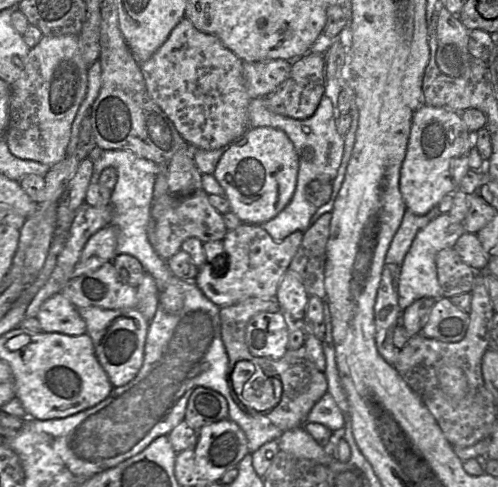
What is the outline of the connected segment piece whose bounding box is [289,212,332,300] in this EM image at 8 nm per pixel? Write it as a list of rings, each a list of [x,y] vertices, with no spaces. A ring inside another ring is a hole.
[[[326,212],[304,231],[301,244],[289,265],[289,271],[299,277],[307,294],[322,300],[326,298],[326,244],[331,218],[332,213]]]

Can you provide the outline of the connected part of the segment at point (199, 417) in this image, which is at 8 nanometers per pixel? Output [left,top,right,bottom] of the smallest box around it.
[184,387,229,430]

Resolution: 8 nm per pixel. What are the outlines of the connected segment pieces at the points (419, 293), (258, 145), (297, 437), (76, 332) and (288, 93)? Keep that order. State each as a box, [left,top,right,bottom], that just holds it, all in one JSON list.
[[398,213,465,311],[213,127,298,225],[278,427,327,465],[36,293,87,336],[266,52,326,119]]

